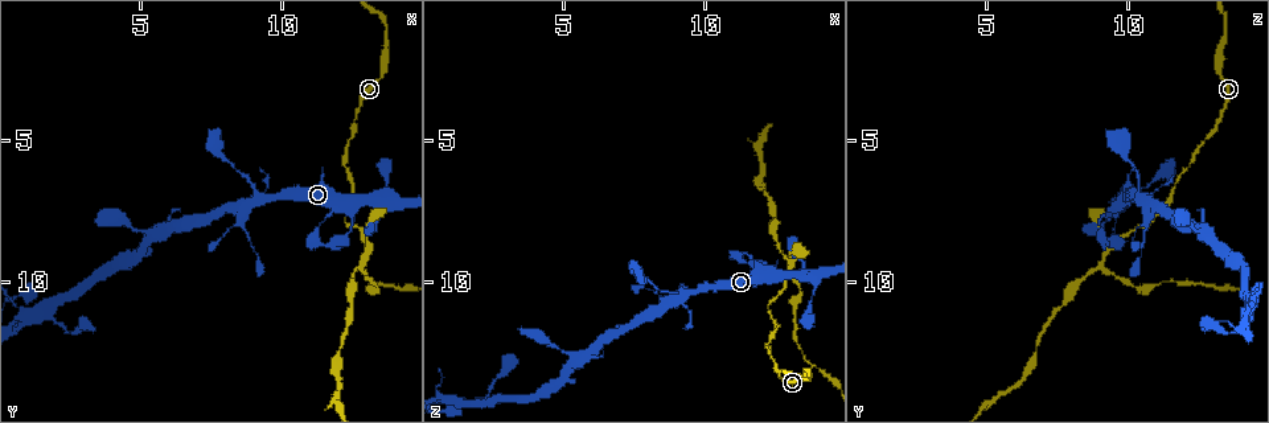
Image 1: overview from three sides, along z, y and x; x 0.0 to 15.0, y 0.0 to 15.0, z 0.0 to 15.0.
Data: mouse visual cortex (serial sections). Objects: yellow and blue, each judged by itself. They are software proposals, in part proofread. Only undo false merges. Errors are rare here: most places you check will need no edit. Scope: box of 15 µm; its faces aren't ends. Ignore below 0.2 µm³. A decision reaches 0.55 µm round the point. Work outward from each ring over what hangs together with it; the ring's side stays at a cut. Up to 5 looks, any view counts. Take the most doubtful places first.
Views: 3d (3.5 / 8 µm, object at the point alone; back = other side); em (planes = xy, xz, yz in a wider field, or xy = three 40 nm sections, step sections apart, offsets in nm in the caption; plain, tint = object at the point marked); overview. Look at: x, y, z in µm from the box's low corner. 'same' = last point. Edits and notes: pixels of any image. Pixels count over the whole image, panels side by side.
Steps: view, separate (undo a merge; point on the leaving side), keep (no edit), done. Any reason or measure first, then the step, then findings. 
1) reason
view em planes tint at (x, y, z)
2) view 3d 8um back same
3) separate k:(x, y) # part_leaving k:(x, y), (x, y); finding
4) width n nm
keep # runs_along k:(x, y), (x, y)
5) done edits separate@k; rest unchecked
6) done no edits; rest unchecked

arms part here
view 3d 3.5um at (12.9, 9.4, 9.1)

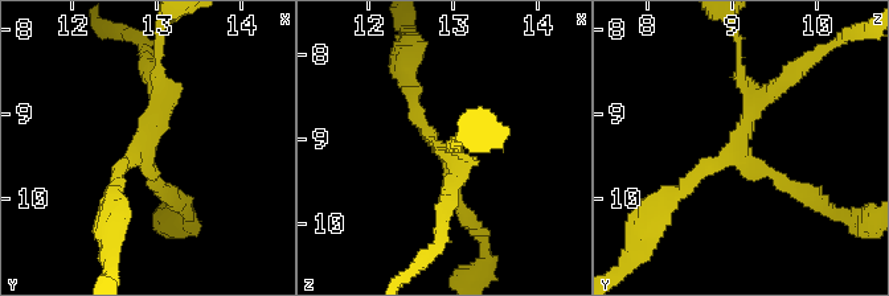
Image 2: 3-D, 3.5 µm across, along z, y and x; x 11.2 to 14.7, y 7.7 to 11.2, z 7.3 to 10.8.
need the tissue
view em xy step 1 tint at (12.85, 9.40, 9.15)

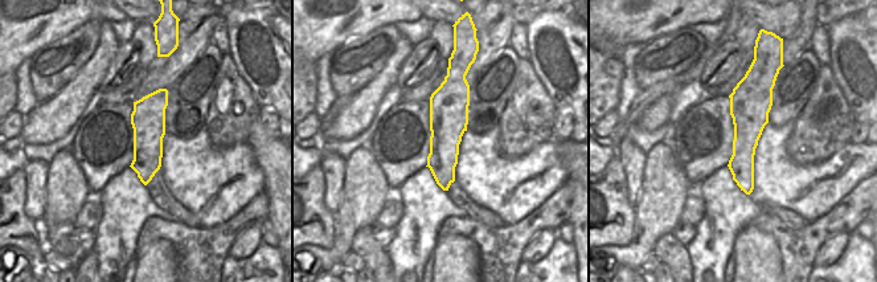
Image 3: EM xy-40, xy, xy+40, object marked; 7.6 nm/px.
keep # runs_along 3:(753, 76), (745, 140), (748, 189); continuous, no second cell

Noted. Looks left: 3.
sudden change in width
view 3d 8um at (7.8, 5.4, 9.9)

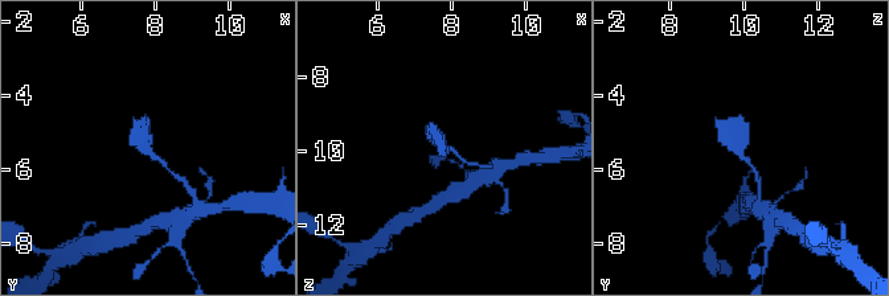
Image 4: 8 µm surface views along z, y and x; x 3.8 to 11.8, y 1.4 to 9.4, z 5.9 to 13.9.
view 3d 3.5um at (7.7, 5.4, 9.9)

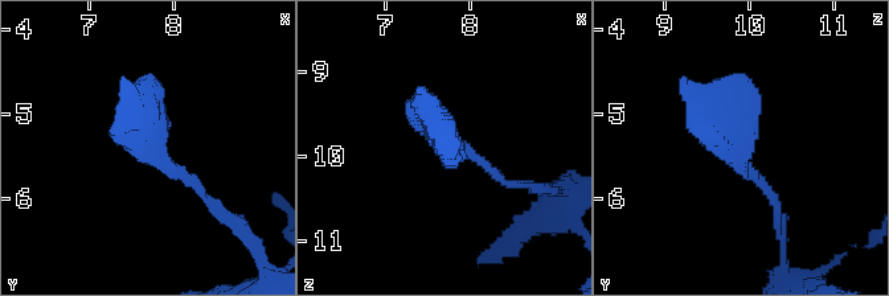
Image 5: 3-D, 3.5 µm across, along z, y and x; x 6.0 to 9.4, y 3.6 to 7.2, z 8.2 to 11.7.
view em xy step 5 tint at (7.80, 5.45, 9.90)

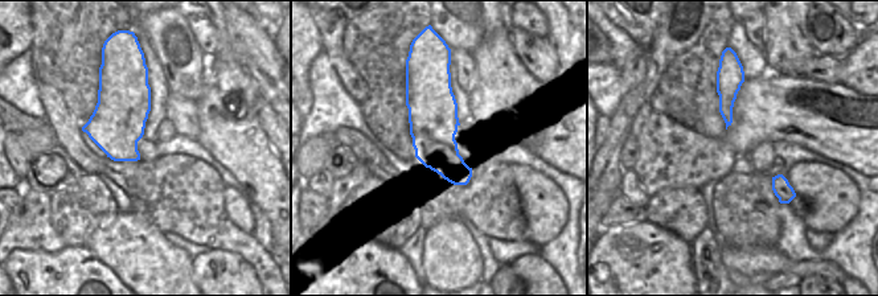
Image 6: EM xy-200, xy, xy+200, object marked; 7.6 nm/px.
keep # runs_along 5:(778, 205), (687, 86); all the same cell

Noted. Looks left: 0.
done no edits; rest unchecked

